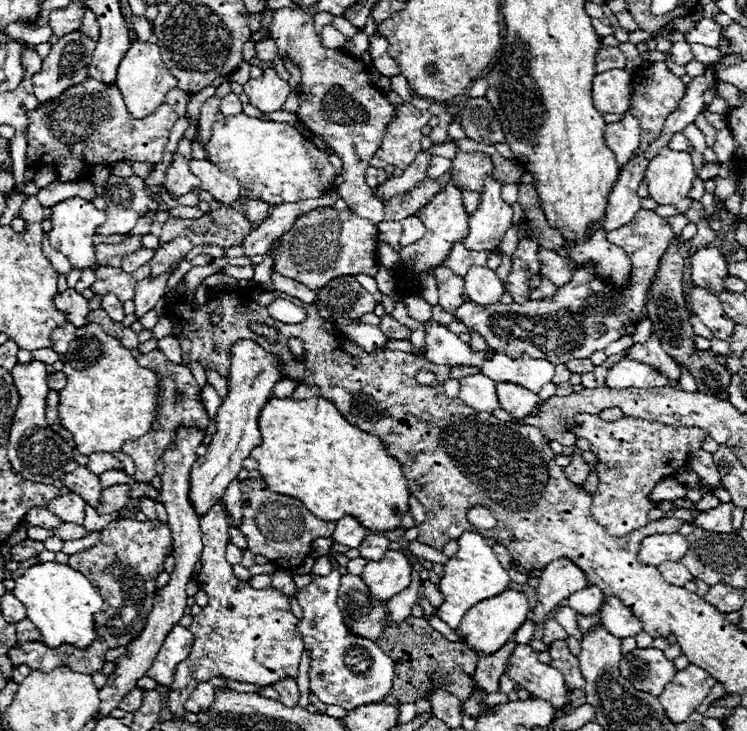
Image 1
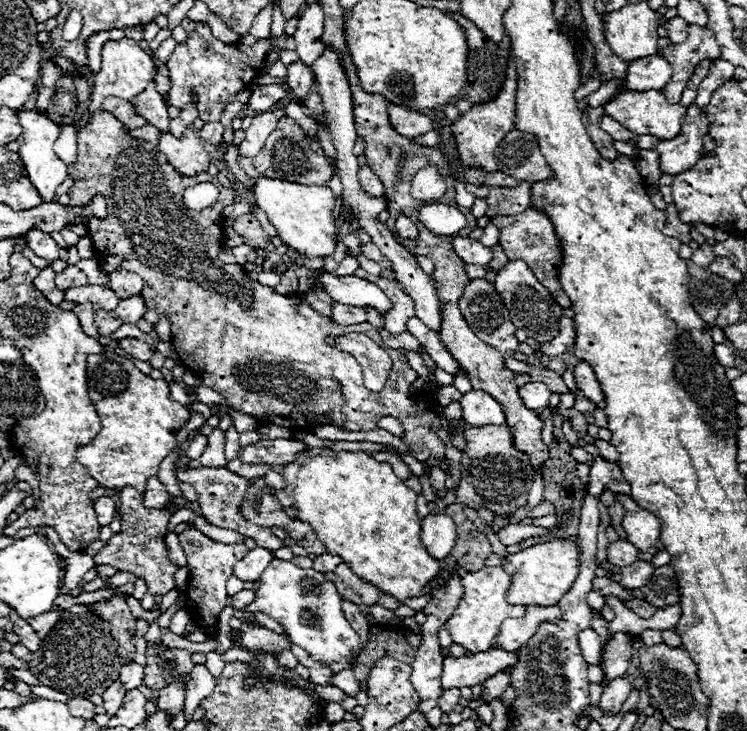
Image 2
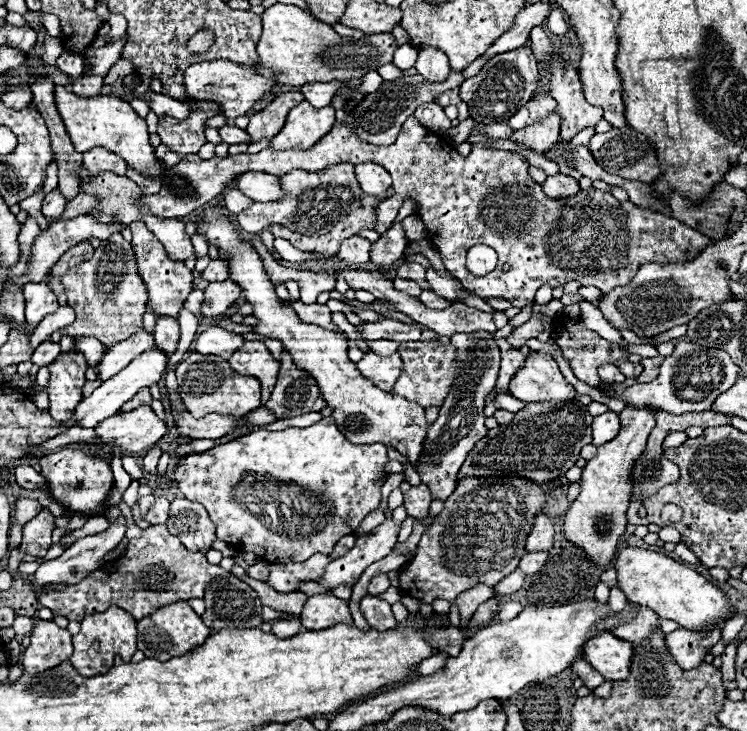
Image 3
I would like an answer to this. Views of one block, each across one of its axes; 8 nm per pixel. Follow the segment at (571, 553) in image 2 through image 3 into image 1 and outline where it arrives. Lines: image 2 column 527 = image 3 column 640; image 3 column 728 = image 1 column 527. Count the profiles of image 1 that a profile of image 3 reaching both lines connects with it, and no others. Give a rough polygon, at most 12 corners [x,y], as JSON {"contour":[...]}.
{"contour":[[522,592],[472,606],[456,634],[474,652],[500,650],[528,618]]}

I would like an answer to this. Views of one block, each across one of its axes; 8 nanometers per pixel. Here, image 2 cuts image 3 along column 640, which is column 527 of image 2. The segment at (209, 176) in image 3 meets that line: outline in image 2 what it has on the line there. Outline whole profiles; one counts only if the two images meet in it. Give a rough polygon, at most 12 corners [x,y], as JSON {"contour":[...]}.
{"contour":[[530,206],[496,216],[500,246],[524,260],[560,306],[562,246],[550,218]]}

